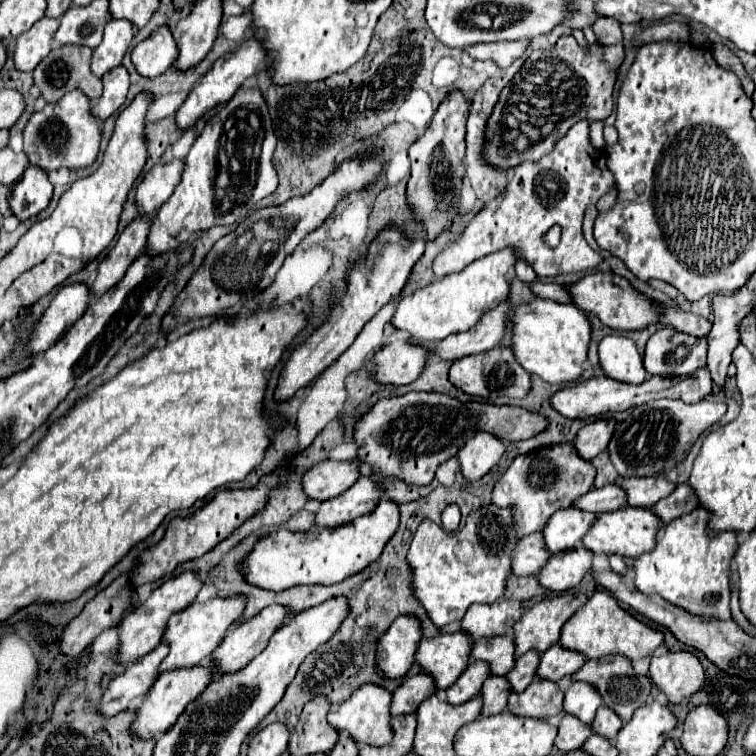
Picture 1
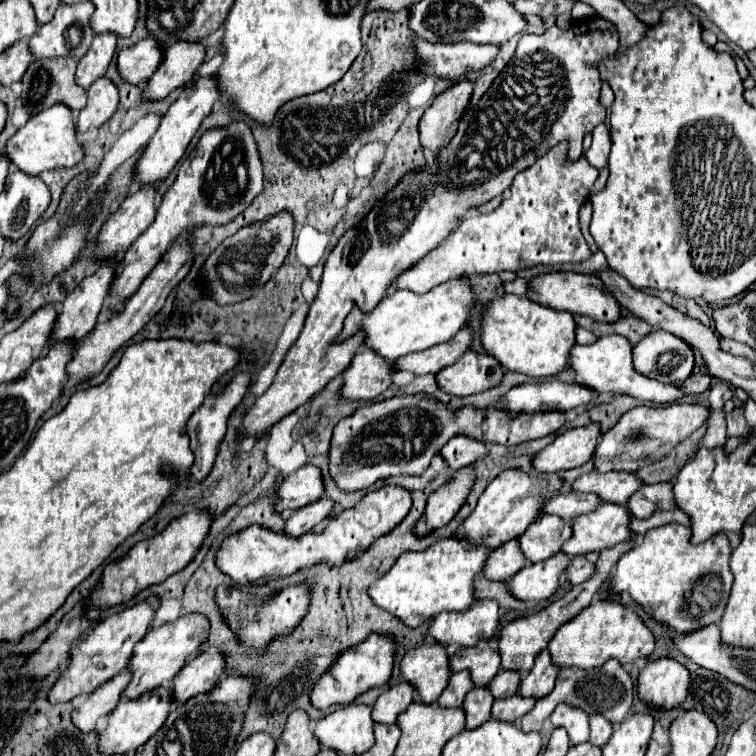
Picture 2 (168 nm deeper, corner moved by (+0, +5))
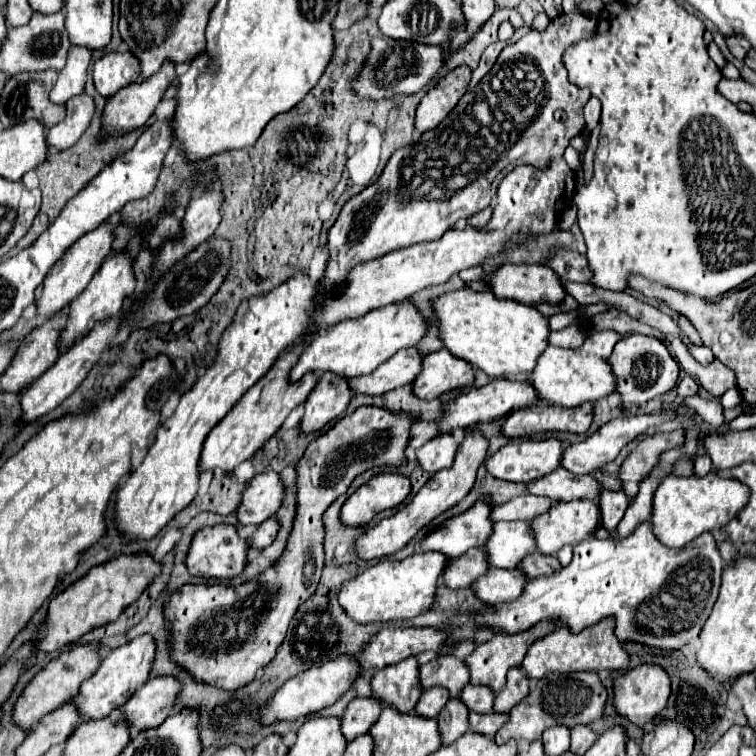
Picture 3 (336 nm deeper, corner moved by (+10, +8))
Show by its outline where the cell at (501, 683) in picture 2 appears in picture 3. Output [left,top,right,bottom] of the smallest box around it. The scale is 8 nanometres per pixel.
[461,685,495,713]

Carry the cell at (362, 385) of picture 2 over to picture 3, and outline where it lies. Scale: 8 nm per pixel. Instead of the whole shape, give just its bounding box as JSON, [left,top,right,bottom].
[301,371,355,433]

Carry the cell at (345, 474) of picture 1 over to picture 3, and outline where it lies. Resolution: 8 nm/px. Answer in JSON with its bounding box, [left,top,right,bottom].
[237,471,285,525]

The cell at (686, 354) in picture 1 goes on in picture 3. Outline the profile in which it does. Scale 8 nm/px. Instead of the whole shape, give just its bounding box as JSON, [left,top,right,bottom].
[609,333,679,407]

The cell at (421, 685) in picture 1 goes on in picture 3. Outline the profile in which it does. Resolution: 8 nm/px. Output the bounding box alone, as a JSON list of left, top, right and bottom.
[341,697,383,741]

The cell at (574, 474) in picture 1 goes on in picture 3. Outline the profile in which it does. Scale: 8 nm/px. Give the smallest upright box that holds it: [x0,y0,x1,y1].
[421,495,493,559]

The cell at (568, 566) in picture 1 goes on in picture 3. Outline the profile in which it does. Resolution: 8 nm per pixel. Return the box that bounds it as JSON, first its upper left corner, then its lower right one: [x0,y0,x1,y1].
[471,567,527,605]

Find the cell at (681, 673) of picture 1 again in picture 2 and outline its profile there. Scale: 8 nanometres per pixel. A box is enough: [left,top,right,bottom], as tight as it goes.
[637,658,689,710]

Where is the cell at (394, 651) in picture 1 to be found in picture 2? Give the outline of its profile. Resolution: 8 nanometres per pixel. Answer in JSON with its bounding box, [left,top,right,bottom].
[309,634,395,708]

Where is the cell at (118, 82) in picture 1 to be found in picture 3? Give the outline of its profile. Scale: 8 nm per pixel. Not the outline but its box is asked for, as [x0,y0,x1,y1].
[49,93,95,149]

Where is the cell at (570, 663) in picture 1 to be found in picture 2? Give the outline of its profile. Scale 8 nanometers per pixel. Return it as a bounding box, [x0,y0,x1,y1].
[519,650,559,700]

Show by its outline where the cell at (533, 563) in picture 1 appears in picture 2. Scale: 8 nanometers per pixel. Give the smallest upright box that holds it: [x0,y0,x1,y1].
[481,540,527,582]

